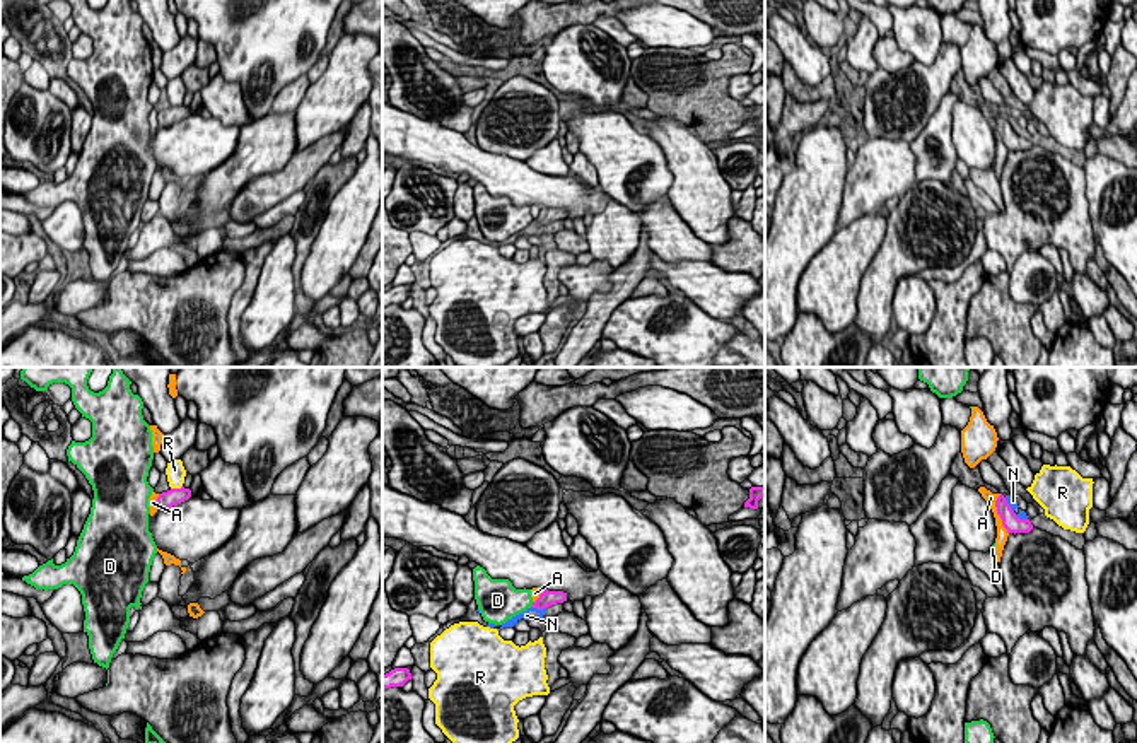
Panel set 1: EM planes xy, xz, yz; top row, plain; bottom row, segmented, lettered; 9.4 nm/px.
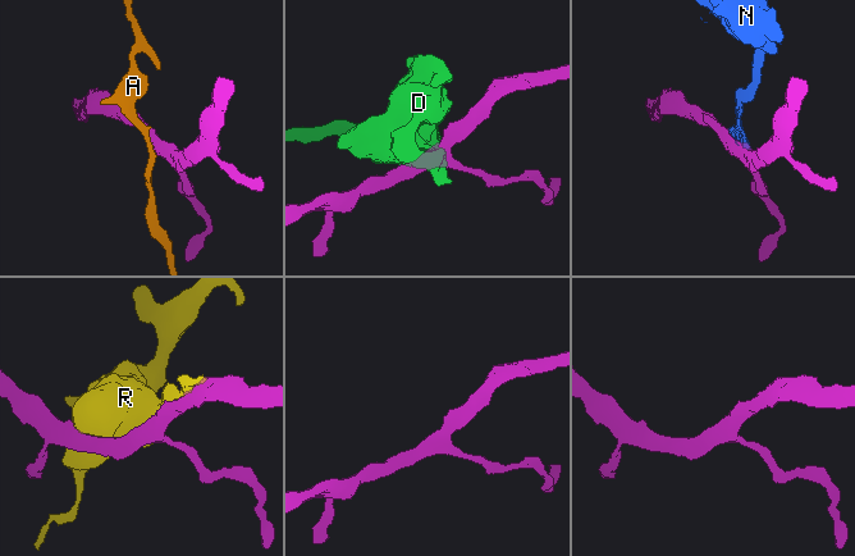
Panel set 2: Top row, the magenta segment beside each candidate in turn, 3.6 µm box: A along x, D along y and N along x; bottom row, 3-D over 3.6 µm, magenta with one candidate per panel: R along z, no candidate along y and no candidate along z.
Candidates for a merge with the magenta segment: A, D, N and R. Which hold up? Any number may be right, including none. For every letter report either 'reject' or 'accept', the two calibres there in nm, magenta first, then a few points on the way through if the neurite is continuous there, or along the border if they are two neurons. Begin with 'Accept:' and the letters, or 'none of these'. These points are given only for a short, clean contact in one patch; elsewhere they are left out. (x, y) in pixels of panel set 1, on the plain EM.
Accept: none of these
A: reject; 160 nm thick on the magenta side, 100 nm on the other; border along yz (999, 111), (996, 130), (1008, 151)
D: reject; 160 nm thick on the magenta side, 300 nm on the other
N: reject; 160 nm thick on the magenta side, 100 nm on the other
R: reject; 160 nm thick on the magenta side, 170 nm on the other

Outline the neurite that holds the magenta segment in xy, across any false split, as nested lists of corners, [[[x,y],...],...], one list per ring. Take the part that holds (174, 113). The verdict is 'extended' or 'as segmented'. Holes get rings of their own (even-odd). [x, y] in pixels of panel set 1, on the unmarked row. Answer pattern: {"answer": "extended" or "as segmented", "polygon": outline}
{"answer": "as segmented", "polygon": [[[171,106],[167,109],[159,111],[157,114],[157,125],[159,126],[171,126],[172,123],[178,123],[191,114],[190,106]]]}

